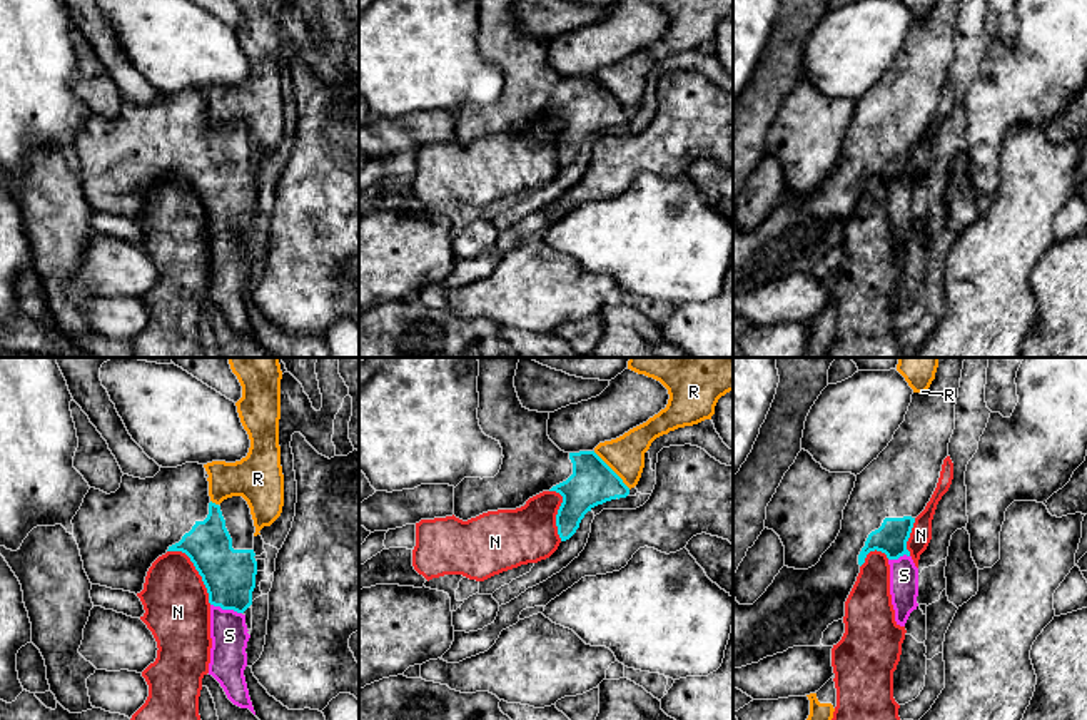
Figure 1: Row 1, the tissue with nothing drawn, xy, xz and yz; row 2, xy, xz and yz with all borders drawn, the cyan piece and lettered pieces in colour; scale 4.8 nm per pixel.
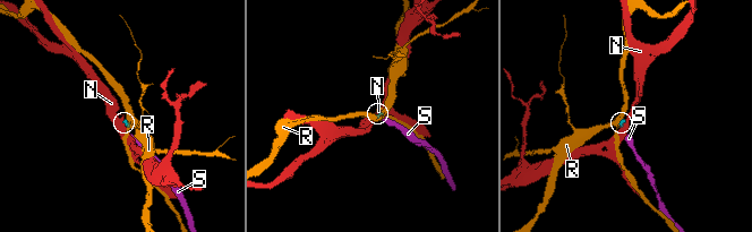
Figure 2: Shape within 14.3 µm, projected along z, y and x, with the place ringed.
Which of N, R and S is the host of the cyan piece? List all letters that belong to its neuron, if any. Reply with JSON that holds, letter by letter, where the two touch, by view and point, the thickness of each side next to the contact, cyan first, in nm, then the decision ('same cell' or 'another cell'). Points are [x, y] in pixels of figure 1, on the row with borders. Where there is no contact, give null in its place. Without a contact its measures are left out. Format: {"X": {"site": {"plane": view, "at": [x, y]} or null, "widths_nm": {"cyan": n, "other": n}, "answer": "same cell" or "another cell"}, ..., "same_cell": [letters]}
{"N": {"site": {"plane": "xy", "at": [196, 568]}, "widths_nm": {"cyan": 260, "other": 320}, "answer": "another cell"}, "R": {"site": {"plane": "xz", "at": [611, 470]}, "widths_nm": {"cyan": 220, "other": 190}, "answer": "another cell"}, "S": {"site": {"plane": "xy", "at": [226, 608]}, "widths_nm": {"cyan": 260, "other": 180}, "answer": "same cell"}, "same_cell": ["S"]}

